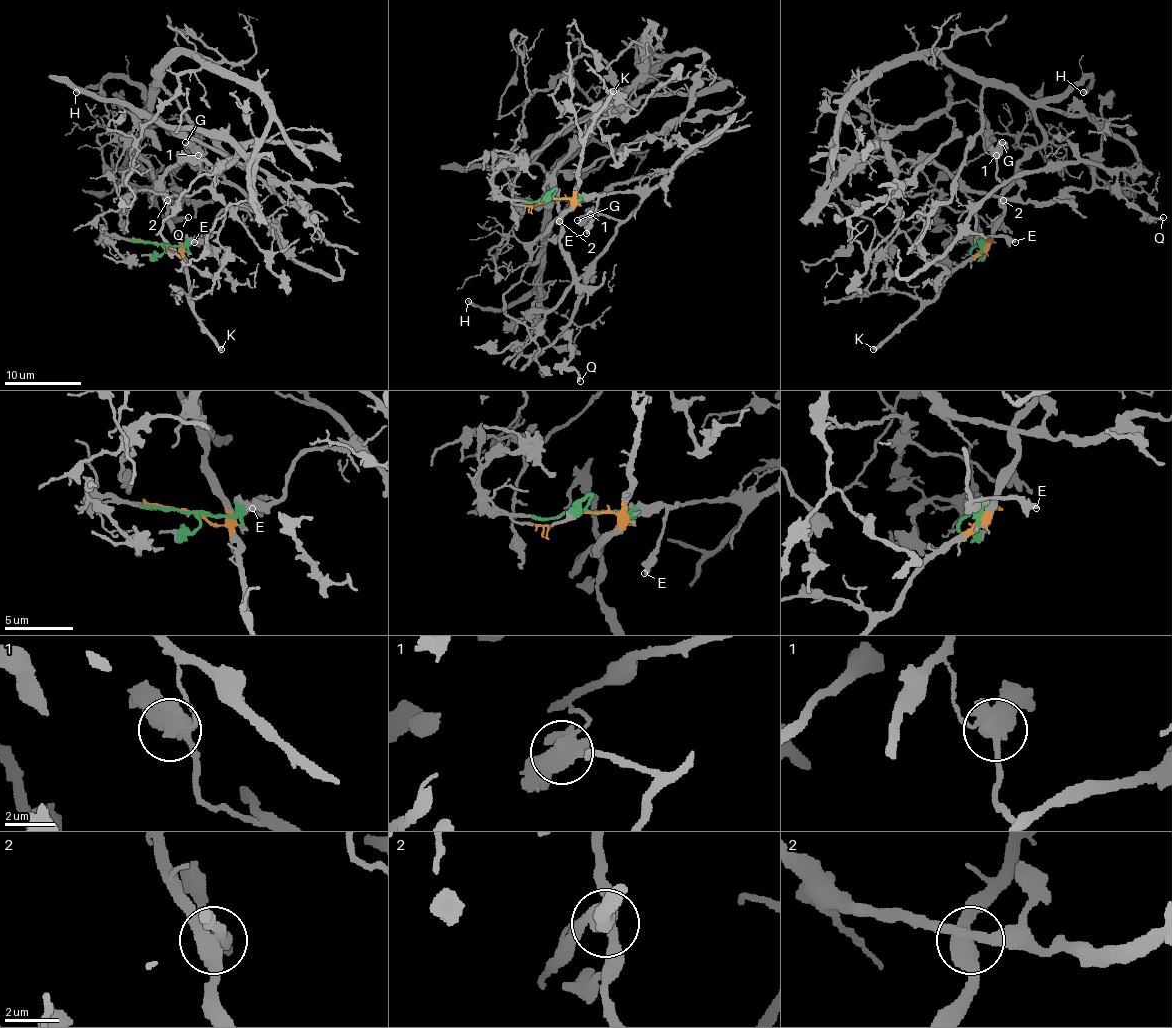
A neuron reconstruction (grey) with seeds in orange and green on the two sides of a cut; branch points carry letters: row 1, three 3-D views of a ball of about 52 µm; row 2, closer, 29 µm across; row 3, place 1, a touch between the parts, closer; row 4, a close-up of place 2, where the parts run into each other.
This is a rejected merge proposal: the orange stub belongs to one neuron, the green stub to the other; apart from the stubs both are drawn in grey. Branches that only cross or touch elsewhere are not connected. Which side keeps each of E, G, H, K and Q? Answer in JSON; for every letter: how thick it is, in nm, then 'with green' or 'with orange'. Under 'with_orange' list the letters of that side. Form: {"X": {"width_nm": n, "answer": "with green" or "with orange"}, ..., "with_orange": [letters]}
{"E": {"width_nm": 360, "answer": "with green"}, "G": {"width_nm": 480, "answer": "with green"}, "H": {"width_nm": 320, "answer": "with orange"}, "K": {"width_nm": 360, "answer": "with orange"}, "Q": {"width_nm": 280, "answer": "with green"}, "with_orange": ["H", "K"]}

